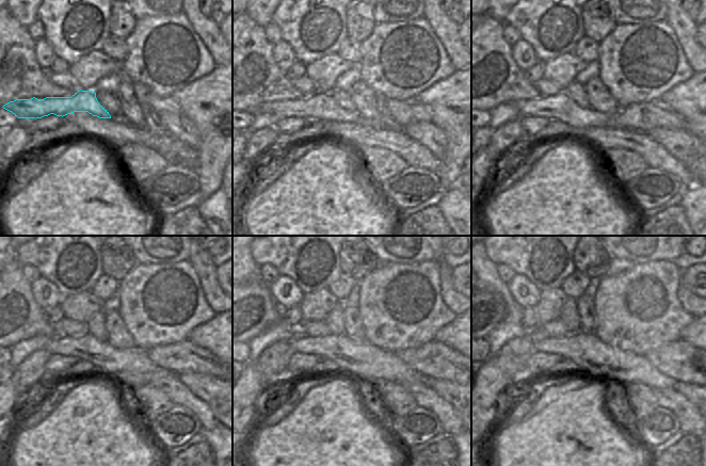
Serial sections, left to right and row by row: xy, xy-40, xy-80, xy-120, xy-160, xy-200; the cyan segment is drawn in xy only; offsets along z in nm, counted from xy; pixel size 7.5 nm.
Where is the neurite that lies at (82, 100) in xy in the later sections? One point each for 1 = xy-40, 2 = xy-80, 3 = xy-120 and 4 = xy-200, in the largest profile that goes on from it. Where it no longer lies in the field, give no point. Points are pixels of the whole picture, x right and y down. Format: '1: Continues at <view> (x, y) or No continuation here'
1: Continues at xy-40 (322, 107)
2: Continues at xy-80 (560, 107)
3: Continues at xy-120 (105, 357)
4: Continues at xy-200 (595, 358)

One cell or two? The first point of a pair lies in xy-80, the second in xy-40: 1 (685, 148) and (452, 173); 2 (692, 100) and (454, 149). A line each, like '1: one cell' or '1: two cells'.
1: two cells
2: one cell

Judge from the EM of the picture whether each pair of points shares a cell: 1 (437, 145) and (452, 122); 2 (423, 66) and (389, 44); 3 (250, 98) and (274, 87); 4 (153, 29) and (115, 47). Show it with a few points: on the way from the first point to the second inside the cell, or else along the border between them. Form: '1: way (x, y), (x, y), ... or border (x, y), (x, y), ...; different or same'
1: border (431, 122), (447, 139), (447, 148), (443, 158); different
2: way (415, 60), (404, 59), (398, 52); same
3: way (256, 92), (268, 87); same
4: border (126, 39), (127, 54), (122, 63); different

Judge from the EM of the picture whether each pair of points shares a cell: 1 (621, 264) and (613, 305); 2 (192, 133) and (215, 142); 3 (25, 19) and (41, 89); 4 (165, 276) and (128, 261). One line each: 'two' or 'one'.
1: two
2: two
3: two
4: two

